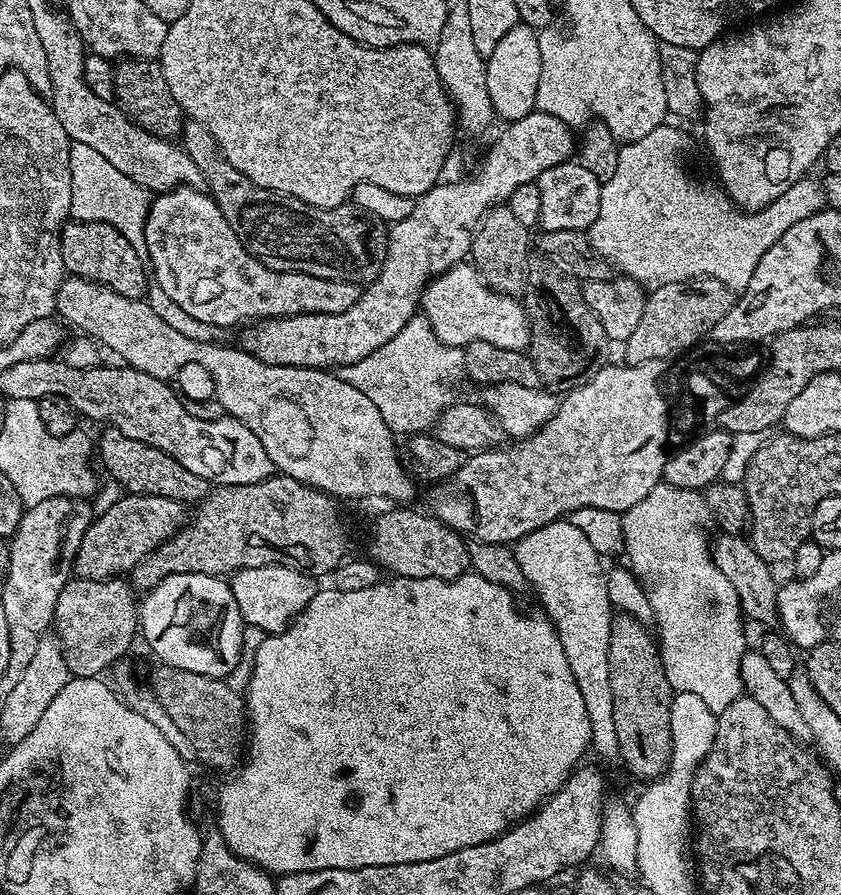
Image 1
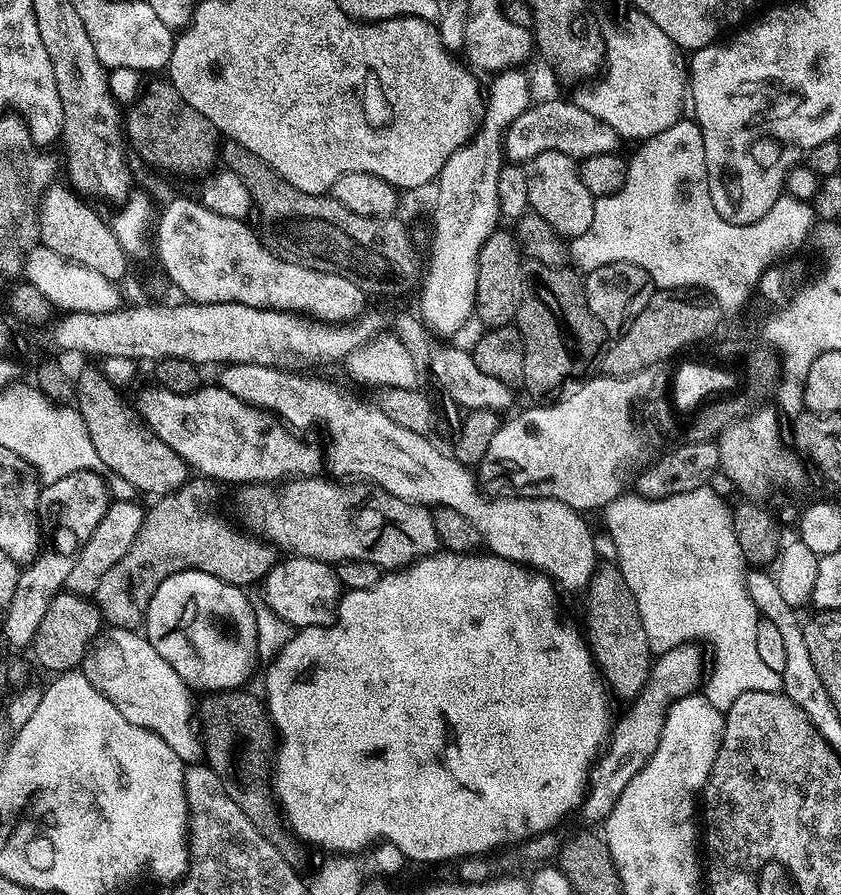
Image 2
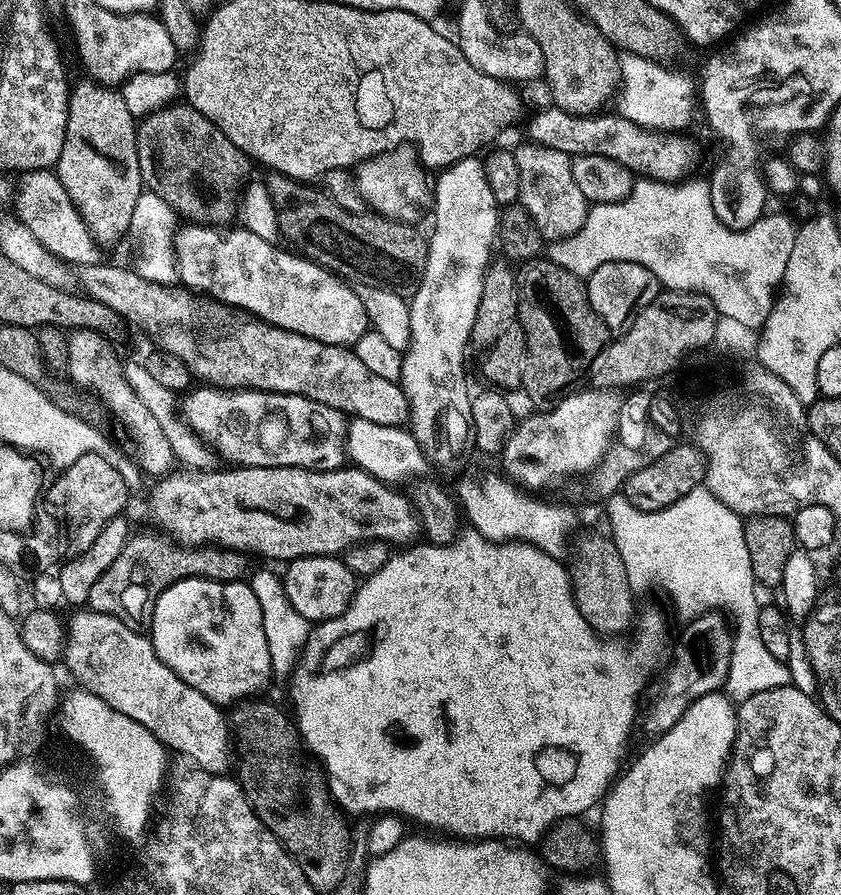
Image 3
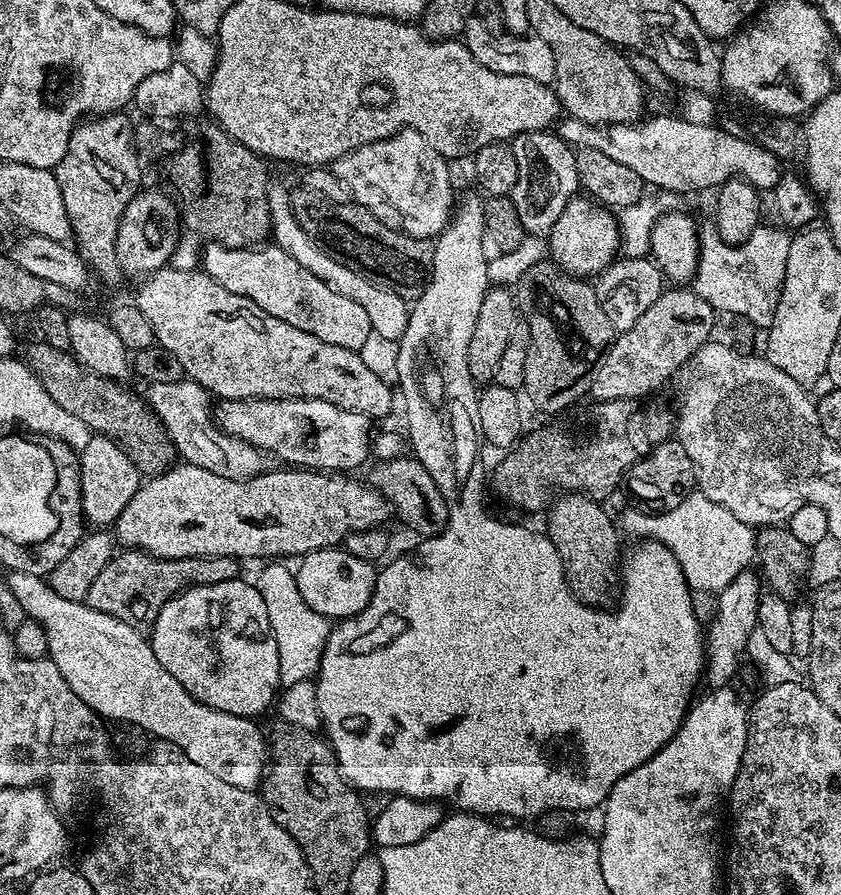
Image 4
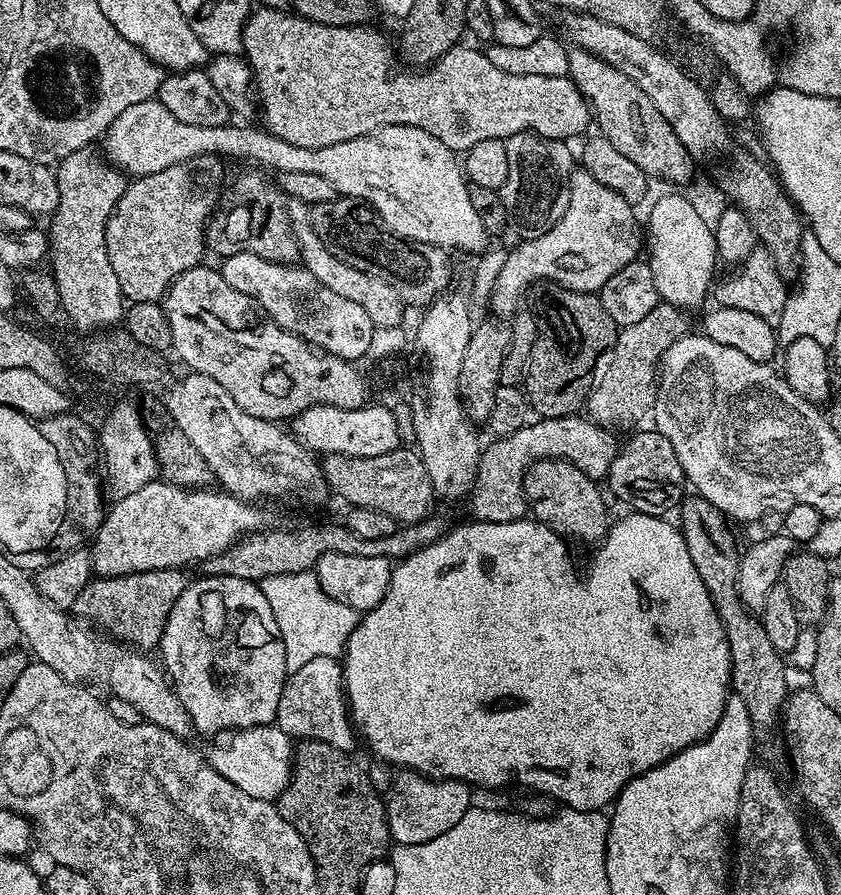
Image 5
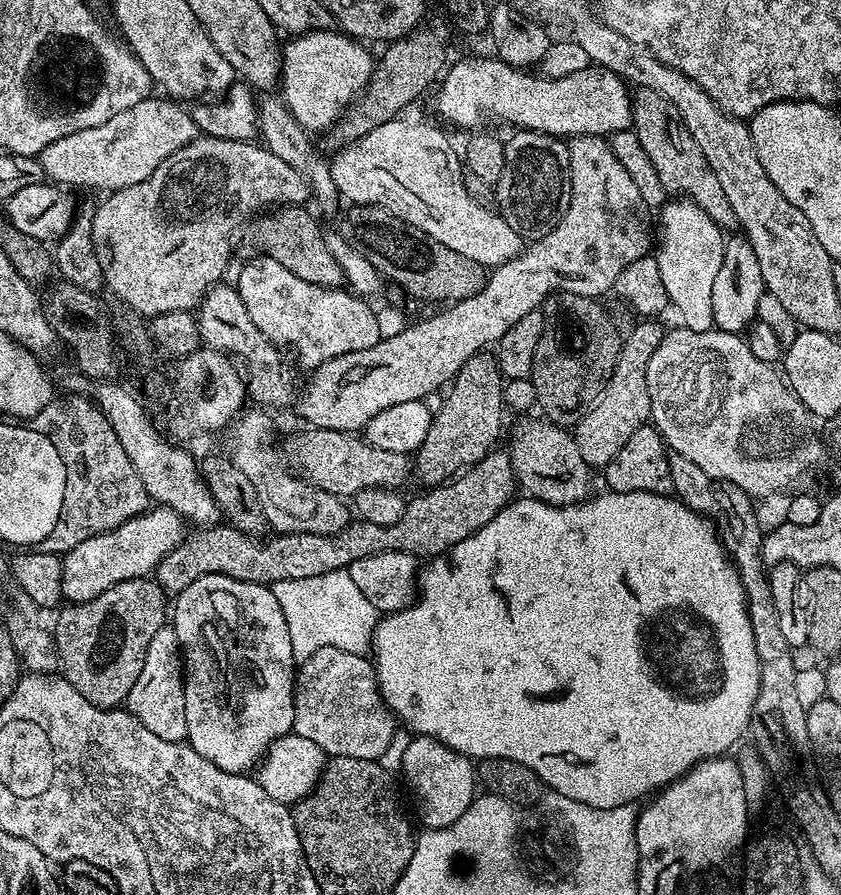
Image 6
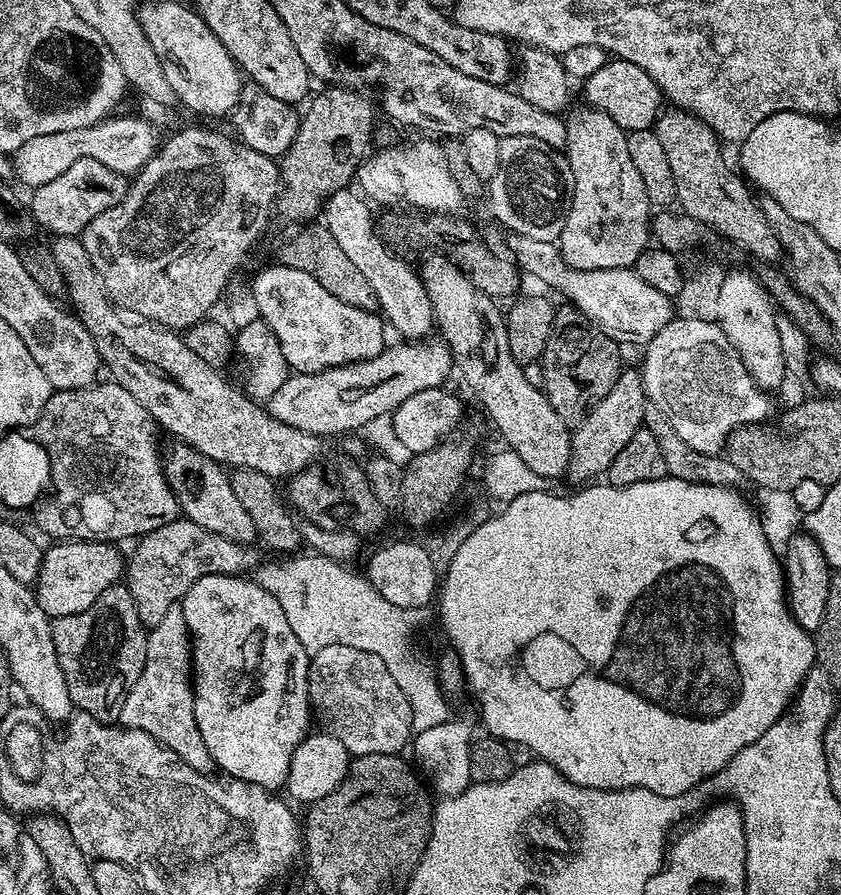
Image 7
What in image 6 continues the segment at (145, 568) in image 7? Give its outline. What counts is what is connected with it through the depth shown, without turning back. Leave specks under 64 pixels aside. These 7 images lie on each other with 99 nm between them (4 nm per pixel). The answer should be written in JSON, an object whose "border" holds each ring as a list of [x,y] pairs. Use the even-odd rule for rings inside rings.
{"border":[[[492,450],[477,464],[465,468],[447,483],[429,487],[420,492],[421,496],[416,496],[413,500],[409,499],[404,505],[402,518],[398,518],[398,522],[394,522],[390,526],[377,526],[375,522],[366,522],[356,518],[344,529],[338,530],[337,533],[282,533],[280,535],[268,534],[263,538],[248,536],[231,526],[204,526],[193,531],[196,532],[193,536],[192,533],[185,535],[180,545],[174,550],[170,550],[170,554],[166,554],[166,558],[162,558],[160,564],[156,565],[154,569],[154,579],[168,594],[186,590],[186,586],[190,586],[190,582],[194,582],[206,574],[222,574],[251,584],[277,586],[276,584],[284,584],[287,580],[303,582],[306,578],[314,578],[317,574],[347,570],[354,562],[358,562],[358,558],[370,558],[374,554],[382,554],[383,552],[405,552],[417,558],[443,556],[445,552],[458,546],[458,542],[462,542],[462,538],[470,538],[470,534],[482,530],[482,526],[486,526],[486,522],[493,520],[505,506],[512,503],[514,499],[512,491],[517,491],[518,488],[516,475],[512,469],[512,457],[507,451],[498,451]]]}

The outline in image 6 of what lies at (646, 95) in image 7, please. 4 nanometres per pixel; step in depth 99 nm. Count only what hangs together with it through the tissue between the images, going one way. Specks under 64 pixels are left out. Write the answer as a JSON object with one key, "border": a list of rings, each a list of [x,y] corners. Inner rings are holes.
{"border":[[[495,58],[460,60],[454,64],[443,73],[435,89],[436,104],[460,128],[479,129],[484,116],[505,120],[516,130],[545,132],[557,138],[608,138],[614,132],[627,132],[632,128],[633,93],[622,77],[605,68],[589,66],[567,78],[545,80]]]}

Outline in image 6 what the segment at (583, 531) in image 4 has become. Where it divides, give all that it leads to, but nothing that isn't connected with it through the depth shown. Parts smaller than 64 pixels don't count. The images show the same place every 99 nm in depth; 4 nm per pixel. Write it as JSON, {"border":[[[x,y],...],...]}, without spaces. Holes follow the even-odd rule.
{"border":[[[547,419],[532,420],[512,436],[512,469],[516,483],[525,488],[527,495],[547,504],[579,504],[589,499],[588,475],[590,469],[578,451],[575,435],[567,427],[553,424]]]}

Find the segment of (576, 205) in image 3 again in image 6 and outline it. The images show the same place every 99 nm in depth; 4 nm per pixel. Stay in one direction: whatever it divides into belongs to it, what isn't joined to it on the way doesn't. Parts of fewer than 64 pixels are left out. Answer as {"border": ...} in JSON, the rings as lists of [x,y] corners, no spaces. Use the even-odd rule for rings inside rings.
{"border":[[[516,130],[511,134],[504,145],[506,167],[494,185],[496,208],[525,241],[541,240],[562,222],[562,214],[566,214],[566,206],[570,206],[568,144],[545,132]]]}

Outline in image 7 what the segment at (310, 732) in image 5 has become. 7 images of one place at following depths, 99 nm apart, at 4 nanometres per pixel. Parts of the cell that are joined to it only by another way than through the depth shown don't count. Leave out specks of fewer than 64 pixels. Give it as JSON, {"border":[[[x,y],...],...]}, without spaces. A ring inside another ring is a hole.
{"border":[[[334,643],[311,655],[308,665],[308,703],[313,717],[321,723],[321,729],[347,748],[353,757],[366,754],[399,755],[411,741],[411,708],[402,689],[378,654],[352,646]]]}

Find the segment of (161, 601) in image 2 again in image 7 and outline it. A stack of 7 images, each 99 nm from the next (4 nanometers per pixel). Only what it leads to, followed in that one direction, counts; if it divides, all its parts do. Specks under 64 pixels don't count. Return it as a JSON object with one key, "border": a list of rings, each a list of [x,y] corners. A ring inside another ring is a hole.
{"border":[[[207,576],[198,578],[194,586],[181,599],[178,607],[186,618],[188,635],[192,638],[192,697],[194,698],[194,718],[198,726],[198,734],[202,734],[202,742],[206,742],[209,761],[216,764],[225,772],[225,777],[233,780],[244,780],[247,784],[253,784],[259,788],[280,790],[287,785],[288,771],[290,770],[290,758],[294,750],[301,744],[304,737],[309,735],[308,720],[310,722],[310,709],[308,703],[308,665],[310,653],[298,642],[298,634],[294,634],[290,622],[286,622],[286,614],[282,614],[282,606],[274,594],[266,594],[262,586],[256,584],[255,579],[239,576]]]}

